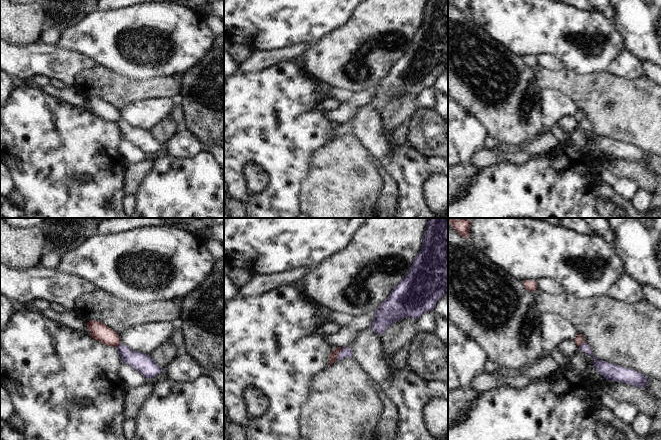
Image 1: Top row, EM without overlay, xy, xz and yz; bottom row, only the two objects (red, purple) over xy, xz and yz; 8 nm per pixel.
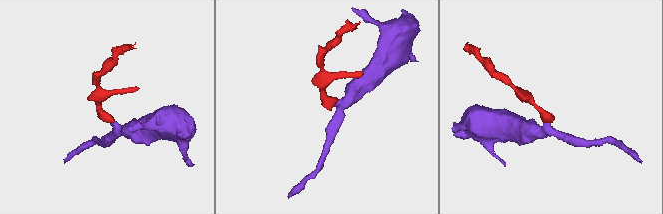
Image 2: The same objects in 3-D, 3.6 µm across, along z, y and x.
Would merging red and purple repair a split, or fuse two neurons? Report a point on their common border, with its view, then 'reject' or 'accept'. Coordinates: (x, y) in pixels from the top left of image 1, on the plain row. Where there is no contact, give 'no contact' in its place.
contact xz (338, 128); reject

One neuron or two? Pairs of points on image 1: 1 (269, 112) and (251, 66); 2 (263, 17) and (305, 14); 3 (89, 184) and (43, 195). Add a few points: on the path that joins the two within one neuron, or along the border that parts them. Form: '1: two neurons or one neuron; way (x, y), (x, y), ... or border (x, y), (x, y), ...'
1: two neurons; border (276, 63), (253, 72), (237, 73)
2: one neuron; way (273, 14), (295, 14)
3: one neuron; way (78, 184), (66, 195), (54, 195)

